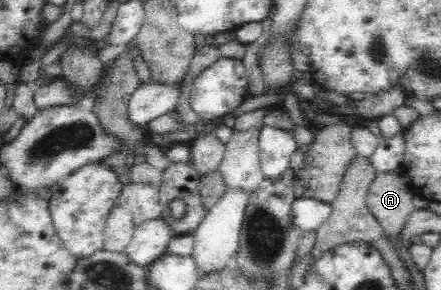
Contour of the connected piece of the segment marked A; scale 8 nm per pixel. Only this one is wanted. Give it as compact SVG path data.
M397 169L389 174L376 174L368 189L369 212L374 214L385 235L397 236L414 209L410 180Z

